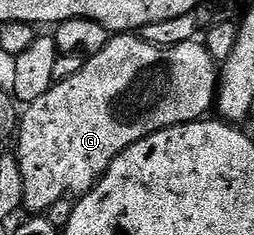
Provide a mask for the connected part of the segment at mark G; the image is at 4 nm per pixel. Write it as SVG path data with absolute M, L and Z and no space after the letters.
M120 32L109 37L108 43L85 62L88 63L81 70L73 69L64 76L69 78L61 77L41 98L27 103L25 110L28 111L18 122L18 157L24 177L22 206L36 216L63 203L60 201L67 194L87 194L100 175L108 171L108 165L138 140L171 126L201 121L218 98L218 63L199 41L180 42L177 46L151 46L135 33Z

